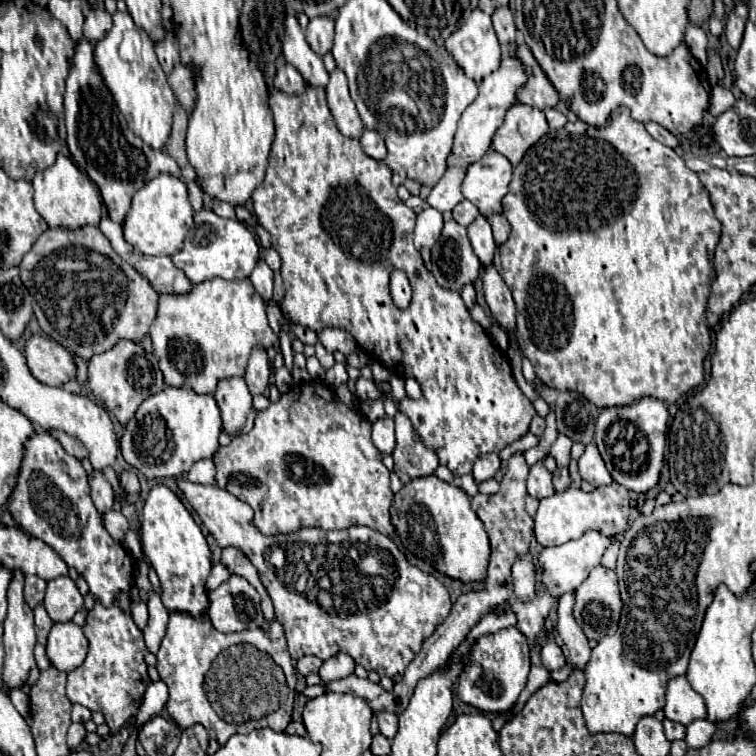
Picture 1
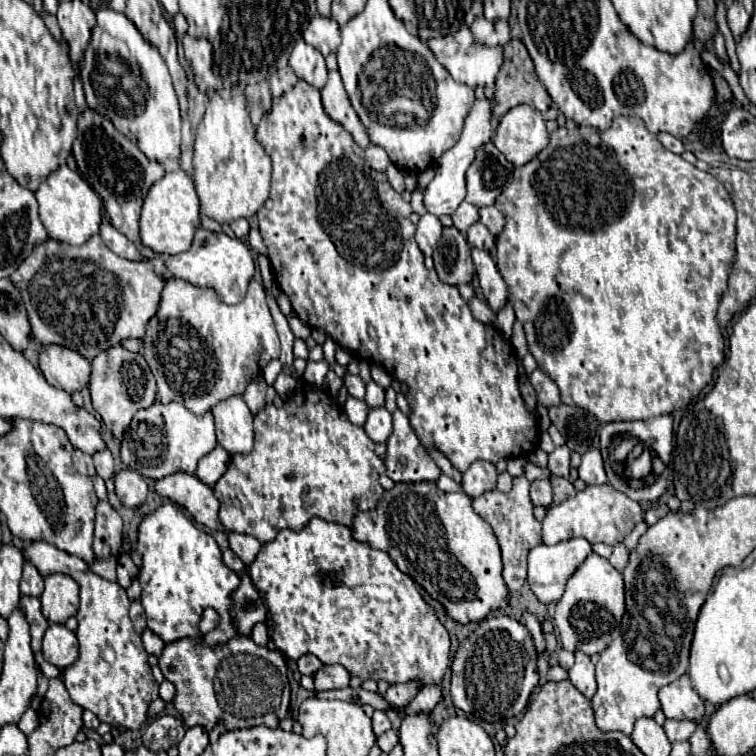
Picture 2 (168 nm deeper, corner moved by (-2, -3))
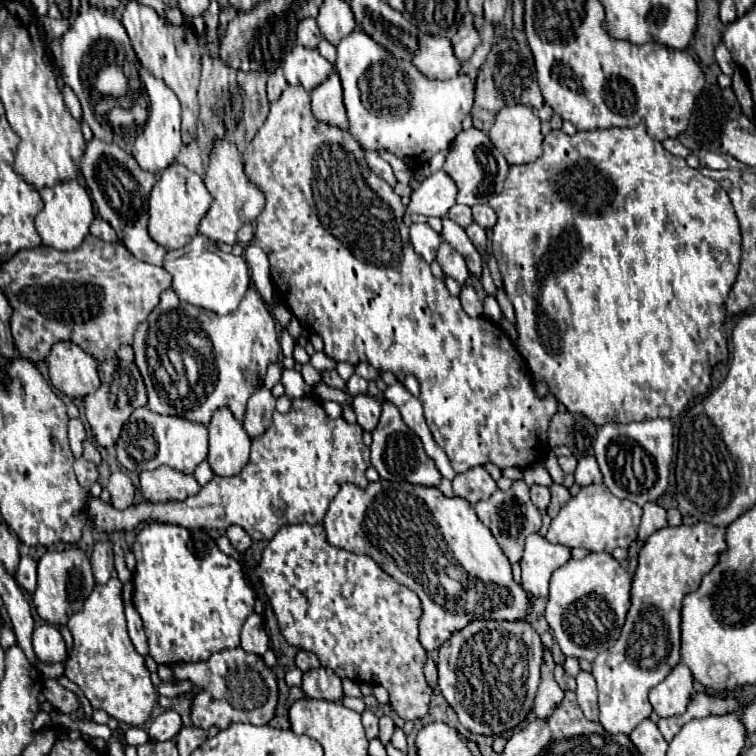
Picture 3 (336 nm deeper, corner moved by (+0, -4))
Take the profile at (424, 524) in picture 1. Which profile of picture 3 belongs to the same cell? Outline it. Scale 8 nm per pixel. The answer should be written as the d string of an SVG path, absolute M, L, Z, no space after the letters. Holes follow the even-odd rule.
M369 481L363 489L355 483L345 483L335 495L323 527L327 541L333 547L369 555L385 573L389 573L397 583L415 591L421 599L421 617L419 617L419 643L427 653L437 651L451 633L463 629L473 619L503 619L503 621L523 621L531 609L529 593L513 581L511 563L501 551L499 543L491 531L479 521L473 507L461 497L445 497L437 487L421 487L411 483L391 483L391 481ZM445 581L457 581L459 589L453 589L453 595L447 595Z

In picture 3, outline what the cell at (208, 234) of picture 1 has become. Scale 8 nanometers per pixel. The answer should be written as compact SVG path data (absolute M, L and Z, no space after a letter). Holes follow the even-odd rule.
M201 235L193 237L181 249L167 251L163 267L165 267L165 271L171 273L173 291L177 293L177 297L181 301L191 303L199 309L213 311L217 315L225 315L225 313L235 311L239 307L245 291L249 289L249 283L251 283L249 267L243 257L219 251L213 243L209 243Z

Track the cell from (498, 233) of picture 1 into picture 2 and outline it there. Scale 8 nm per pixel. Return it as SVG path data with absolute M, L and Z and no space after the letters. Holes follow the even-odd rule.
M481 208L479 210L479 216L481 216L481 222L487 226L487 230L493 234L493 236L499 236L505 228L505 218L503 214L497 210L497 208Z

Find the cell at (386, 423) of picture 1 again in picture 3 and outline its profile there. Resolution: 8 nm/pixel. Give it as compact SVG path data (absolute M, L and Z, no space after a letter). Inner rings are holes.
M355 395L351 401L351 407L357 415L357 423L365 431L373 431L375 423L379 423L379 407L381 405L369 395Z

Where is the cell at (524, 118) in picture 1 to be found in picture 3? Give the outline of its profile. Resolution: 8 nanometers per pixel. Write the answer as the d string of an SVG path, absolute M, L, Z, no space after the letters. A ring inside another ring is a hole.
M503 107L489 131L489 137L493 145L505 155L509 165L529 163L541 155L543 135L539 117L531 107Z

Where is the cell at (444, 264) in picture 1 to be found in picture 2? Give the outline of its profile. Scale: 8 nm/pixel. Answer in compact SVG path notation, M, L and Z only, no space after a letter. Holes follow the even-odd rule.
M455 226L443 228L443 236L433 252L433 262L439 280L449 286L469 284L475 276L471 246L465 234Z

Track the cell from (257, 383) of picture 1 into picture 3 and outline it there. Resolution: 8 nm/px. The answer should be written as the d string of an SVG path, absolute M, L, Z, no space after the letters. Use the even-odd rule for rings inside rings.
M261 387L247 403L247 413L243 427L251 439L261 437L269 425L273 423L273 411L275 411L275 399L267 387Z

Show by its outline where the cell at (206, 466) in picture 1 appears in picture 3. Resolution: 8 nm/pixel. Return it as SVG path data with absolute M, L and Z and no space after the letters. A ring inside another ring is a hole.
M207 461L199 463L199 465L197 465L197 469L195 469L195 473L193 473L193 477L199 481L199 485L209 483L209 481L211 481L211 477L213 477L213 471L211 471L209 463L207 463Z

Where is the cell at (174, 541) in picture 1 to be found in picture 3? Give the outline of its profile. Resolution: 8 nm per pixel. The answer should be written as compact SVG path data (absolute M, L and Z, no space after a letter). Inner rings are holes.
M147 523L139 533L137 533L137 539L135 539L135 545L133 545L133 555L137 559L137 567L135 567L135 573L133 573L133 605L135 609L139 611L141 619L143 619L143 627L145 627L145 633L147 633L147 639L149 639L149 655L157 661L157 663L165 663L165 665L171 665L171 663L199 663L199 661L207 661L213 653L217 651L223 651L223 649L235 649L239 647L239 631L241 631L241 625L245 623L245 619L253 613L253 605L255 605L255 591L251 589L239 561L235 561L233 557L225 555L217 543L201 529L195 529L195 535L191 529L185 529L185 527L179 527L179 525L169 525L169 523Z

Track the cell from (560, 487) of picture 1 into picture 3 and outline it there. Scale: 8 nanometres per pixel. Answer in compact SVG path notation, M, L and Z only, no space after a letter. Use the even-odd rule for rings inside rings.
M553 485L551 487L551 505L549 505L549 509L547 509L547 515L553 519L559 511L561 511L561 507L569 501L569 491L563 487L563 485Z

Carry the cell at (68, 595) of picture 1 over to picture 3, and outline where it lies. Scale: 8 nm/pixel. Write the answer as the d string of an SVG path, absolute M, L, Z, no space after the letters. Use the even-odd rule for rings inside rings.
M67 547L63 551L47 551L37 561L37 589L33 593L33 605L37 615L51 625L65 625L73 613L83 609L85 599L95 587L93 569L87 553L81 547Z

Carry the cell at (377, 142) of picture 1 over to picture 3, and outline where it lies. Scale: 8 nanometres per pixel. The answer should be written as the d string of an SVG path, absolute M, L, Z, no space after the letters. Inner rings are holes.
M367 151L367 153L365 153L365 159L367 159L367 163L369 163L369 167L371 167L373 173L377 173L377 175L383 177L391 187L395 187L397 179L395 179L395 175L393 175L393 169L391 169L391 165L389 165L377 151Z

